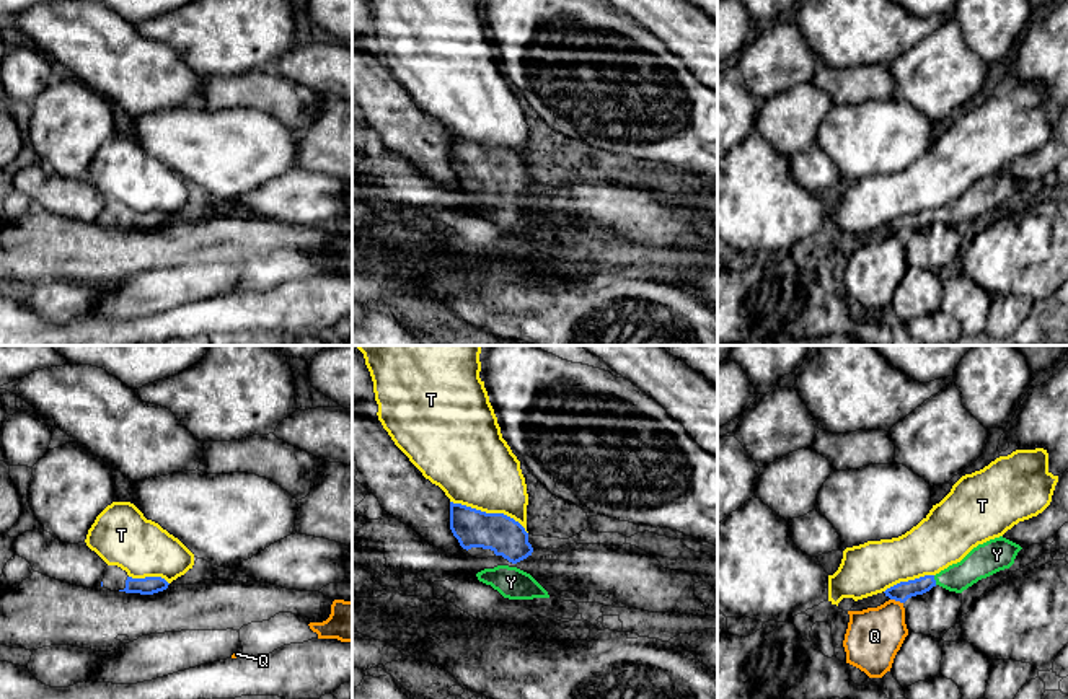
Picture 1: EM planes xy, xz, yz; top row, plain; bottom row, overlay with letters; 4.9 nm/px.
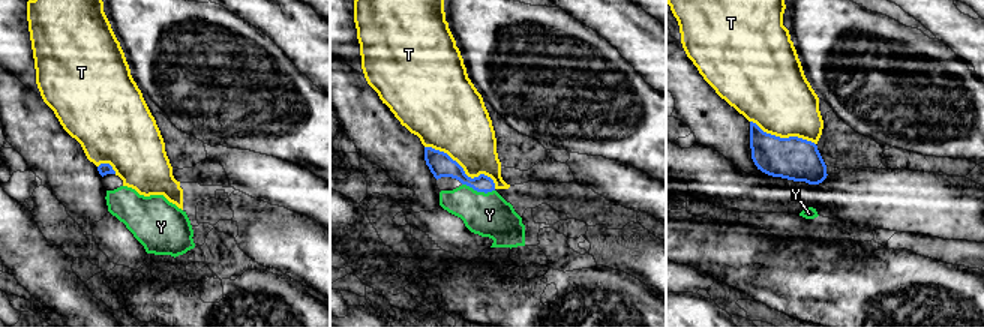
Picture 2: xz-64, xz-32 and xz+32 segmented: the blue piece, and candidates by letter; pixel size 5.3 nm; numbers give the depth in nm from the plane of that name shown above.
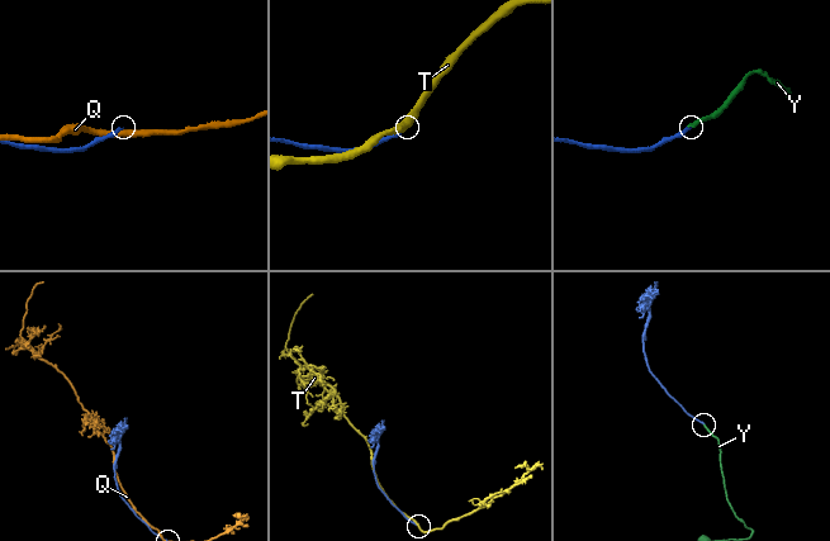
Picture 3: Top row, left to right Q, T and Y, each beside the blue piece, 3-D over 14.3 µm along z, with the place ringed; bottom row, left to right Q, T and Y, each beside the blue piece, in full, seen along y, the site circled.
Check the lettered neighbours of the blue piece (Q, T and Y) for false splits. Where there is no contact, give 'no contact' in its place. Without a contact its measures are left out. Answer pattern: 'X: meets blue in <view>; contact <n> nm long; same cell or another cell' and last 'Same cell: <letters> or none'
Q: meets blue in yz; contact 70 nm long; another cell
T: meets blue in xz; contact 420 nm long; another cell
Y: meets blue in yz; contact 50 nm long; same cell
Same cell: Y

